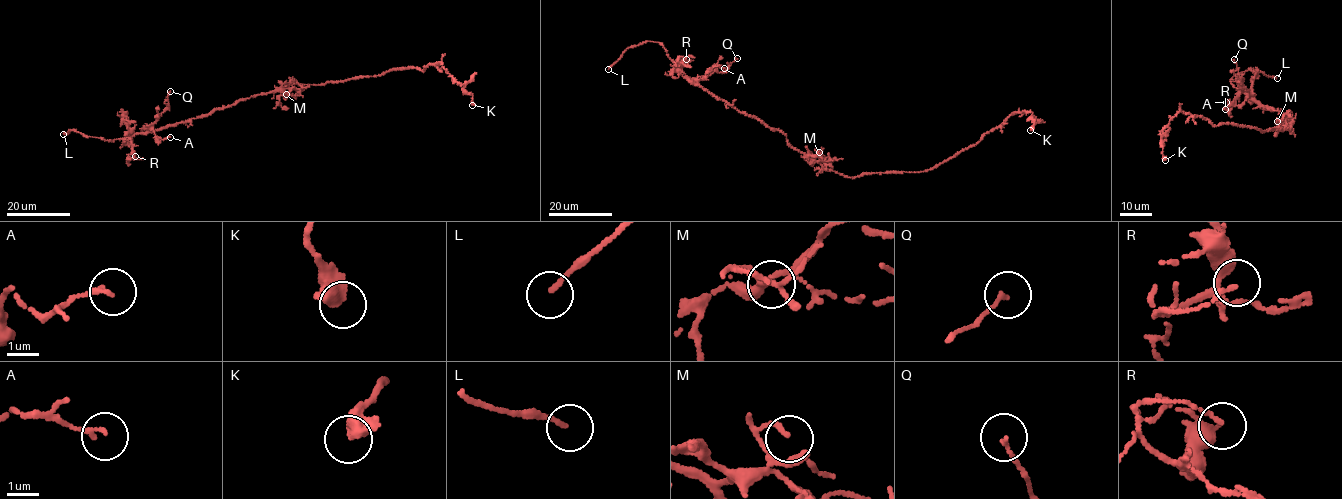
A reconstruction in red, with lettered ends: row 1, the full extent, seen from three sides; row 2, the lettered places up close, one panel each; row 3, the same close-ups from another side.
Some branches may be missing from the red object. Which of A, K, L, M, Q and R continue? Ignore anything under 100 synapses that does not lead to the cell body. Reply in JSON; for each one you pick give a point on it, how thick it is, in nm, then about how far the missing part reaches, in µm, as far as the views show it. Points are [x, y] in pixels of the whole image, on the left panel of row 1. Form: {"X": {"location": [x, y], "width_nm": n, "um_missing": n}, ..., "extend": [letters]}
{"L": {"location": [63, 134], "width_nm": 140, "um_missing": 2}, "extend": ["L"]}

